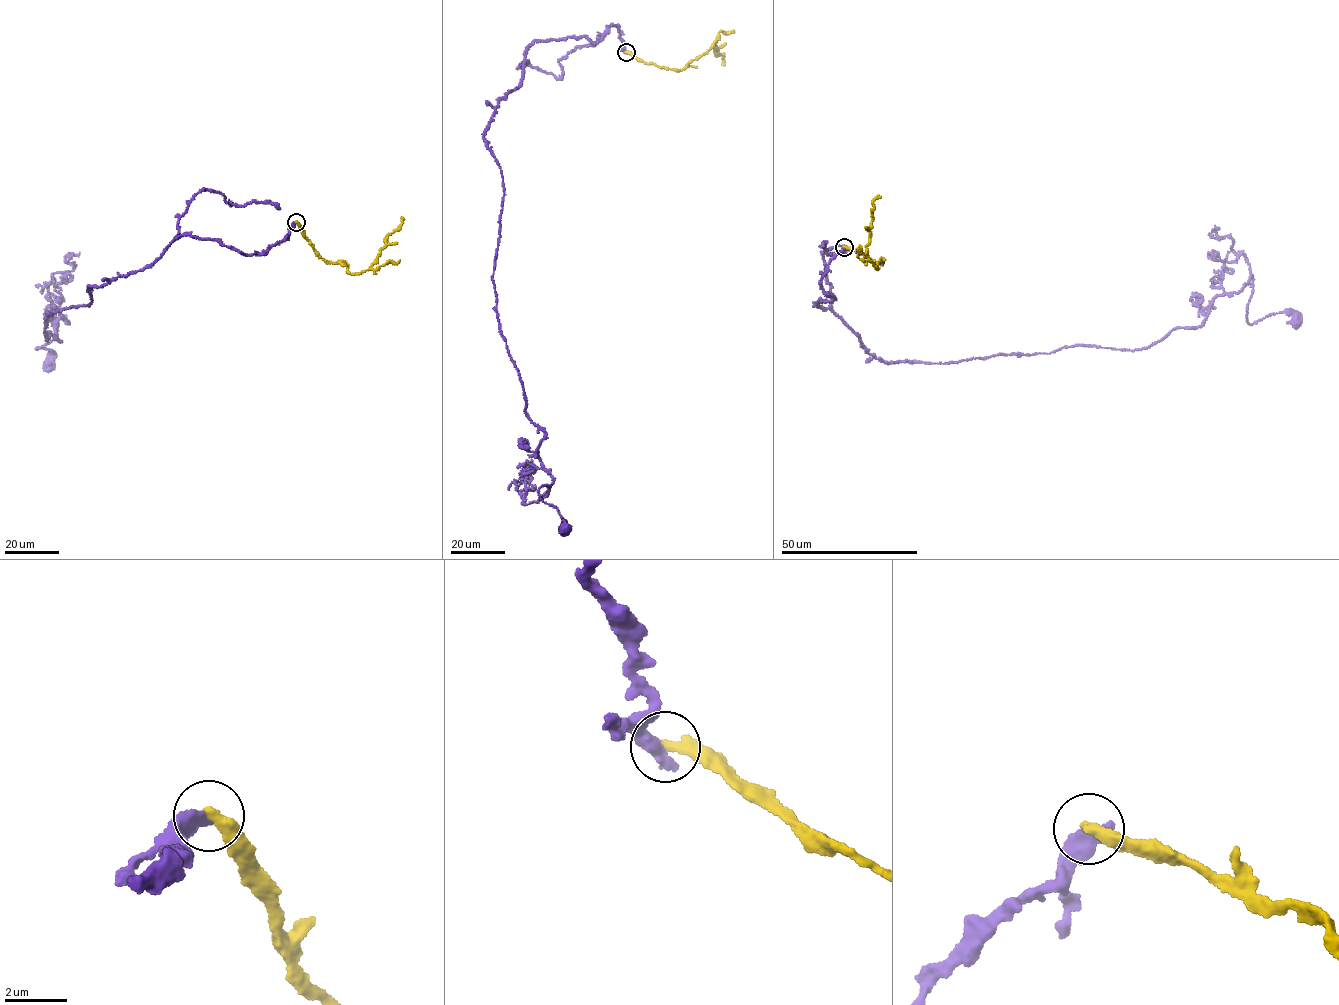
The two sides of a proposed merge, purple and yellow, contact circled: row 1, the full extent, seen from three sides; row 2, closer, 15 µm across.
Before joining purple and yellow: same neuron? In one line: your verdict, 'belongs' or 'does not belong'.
does not belong

